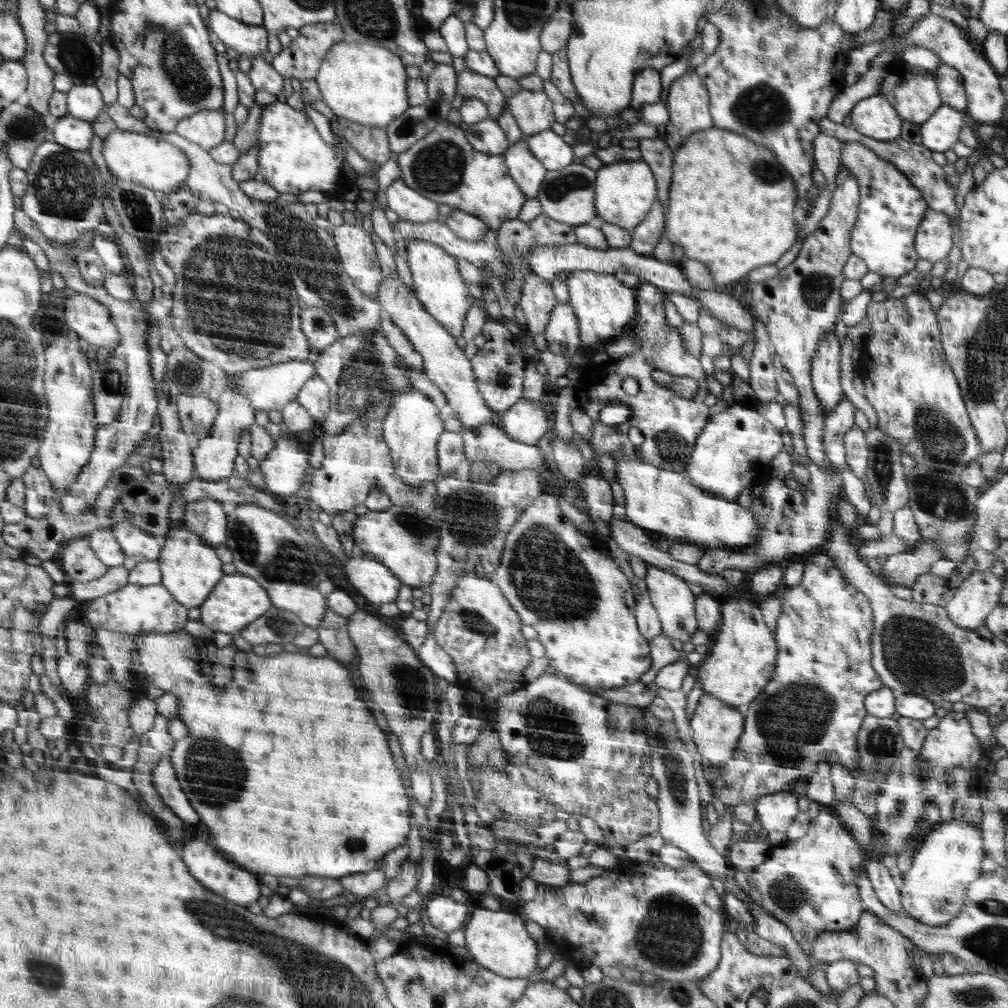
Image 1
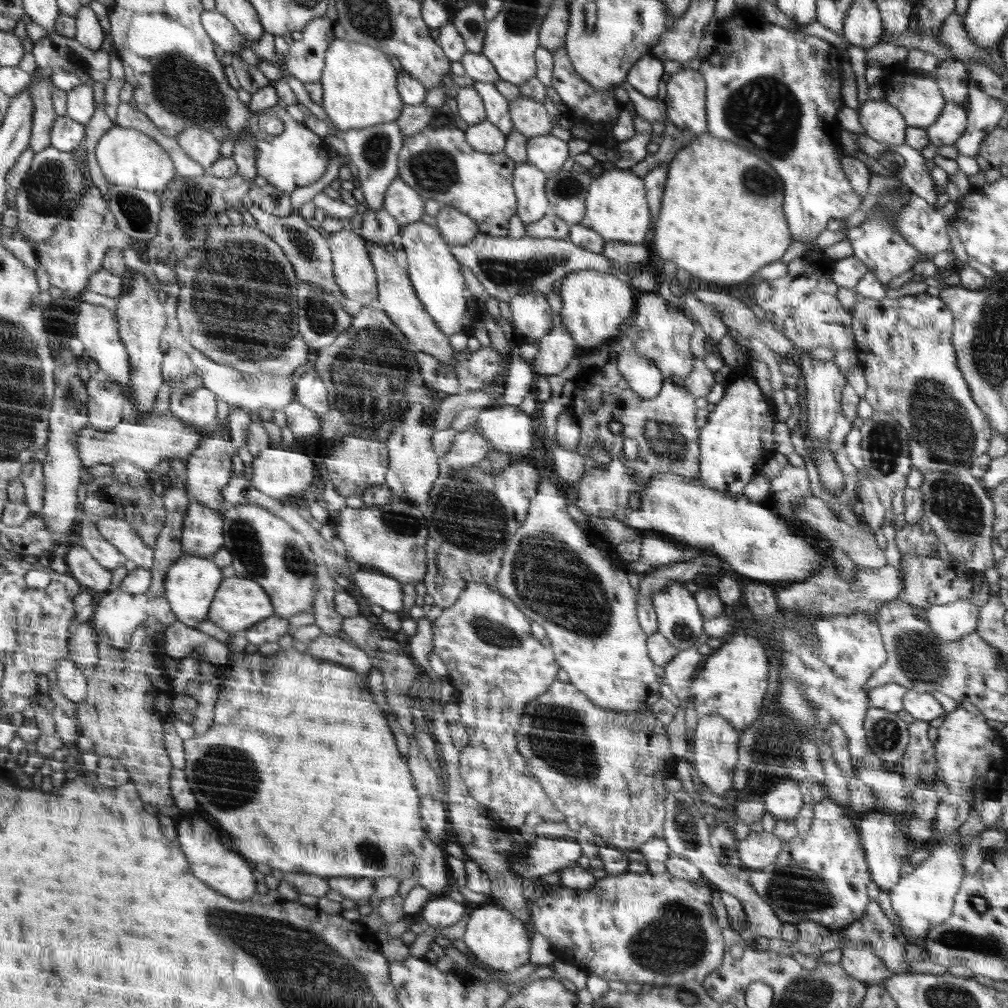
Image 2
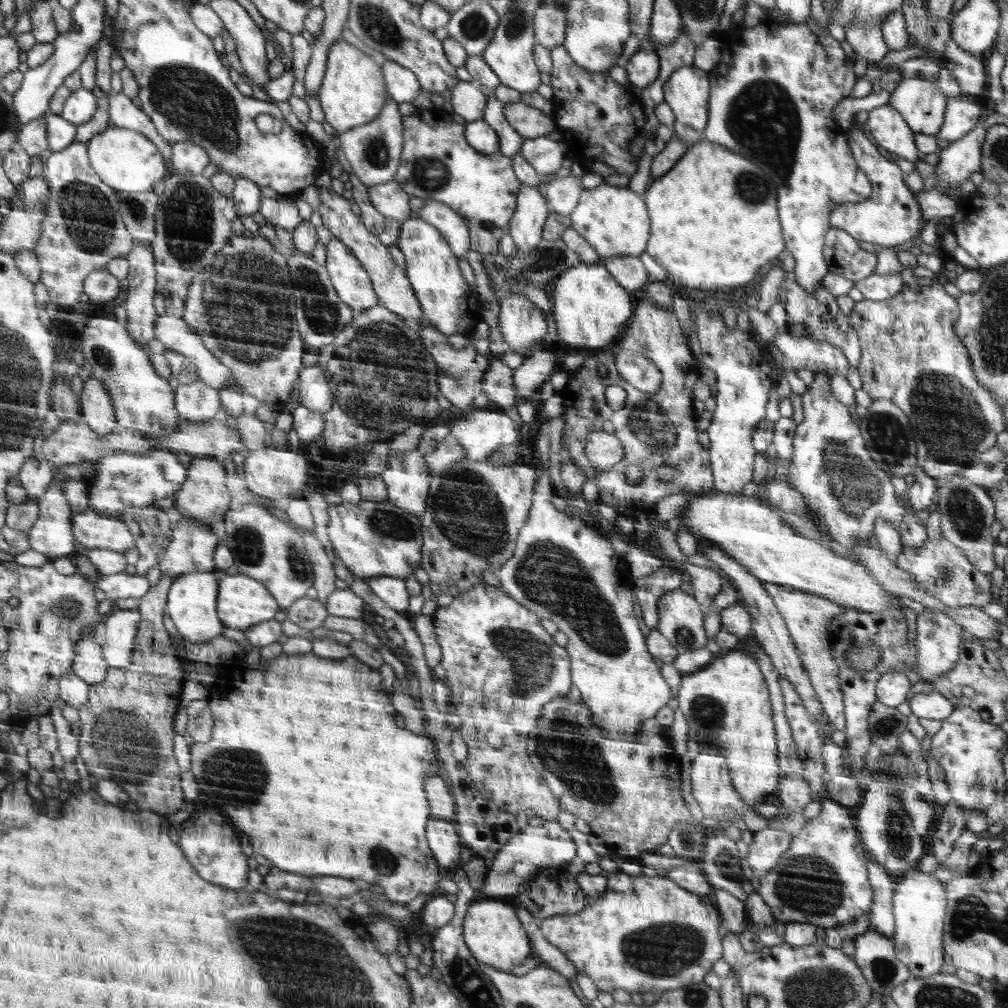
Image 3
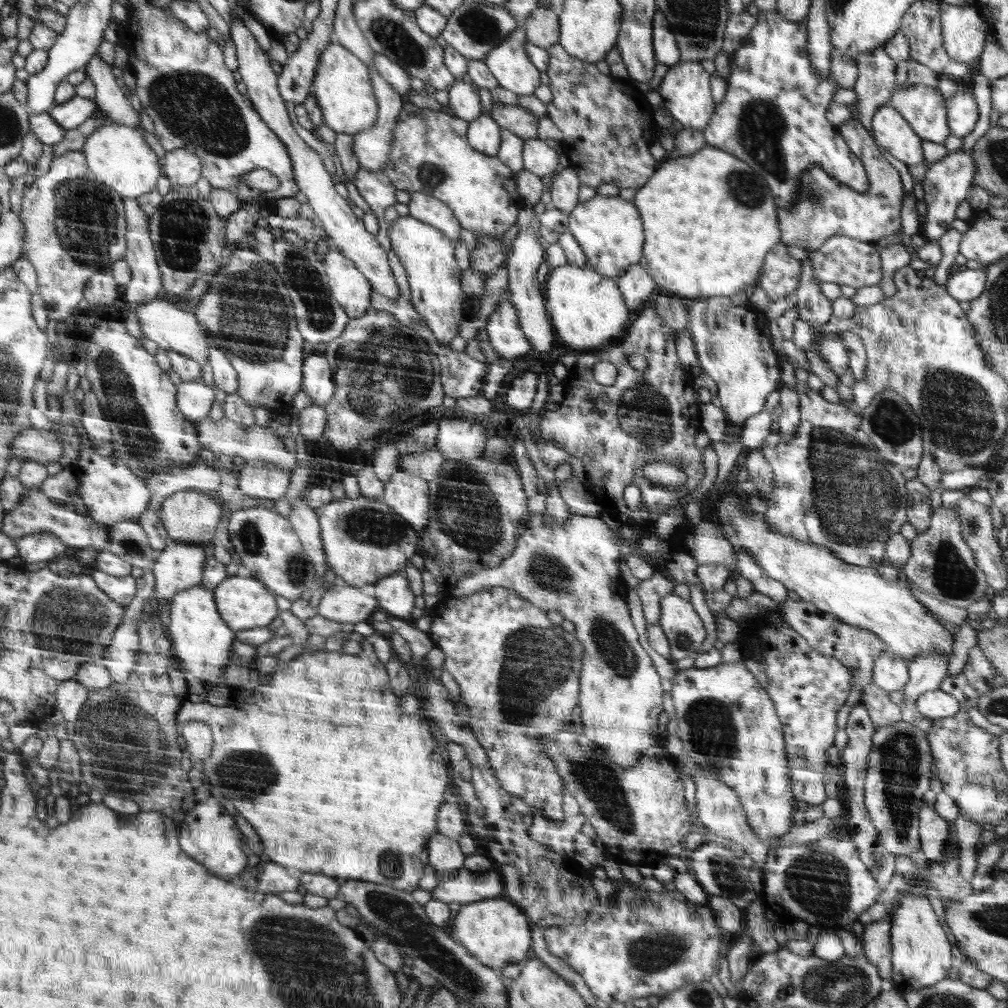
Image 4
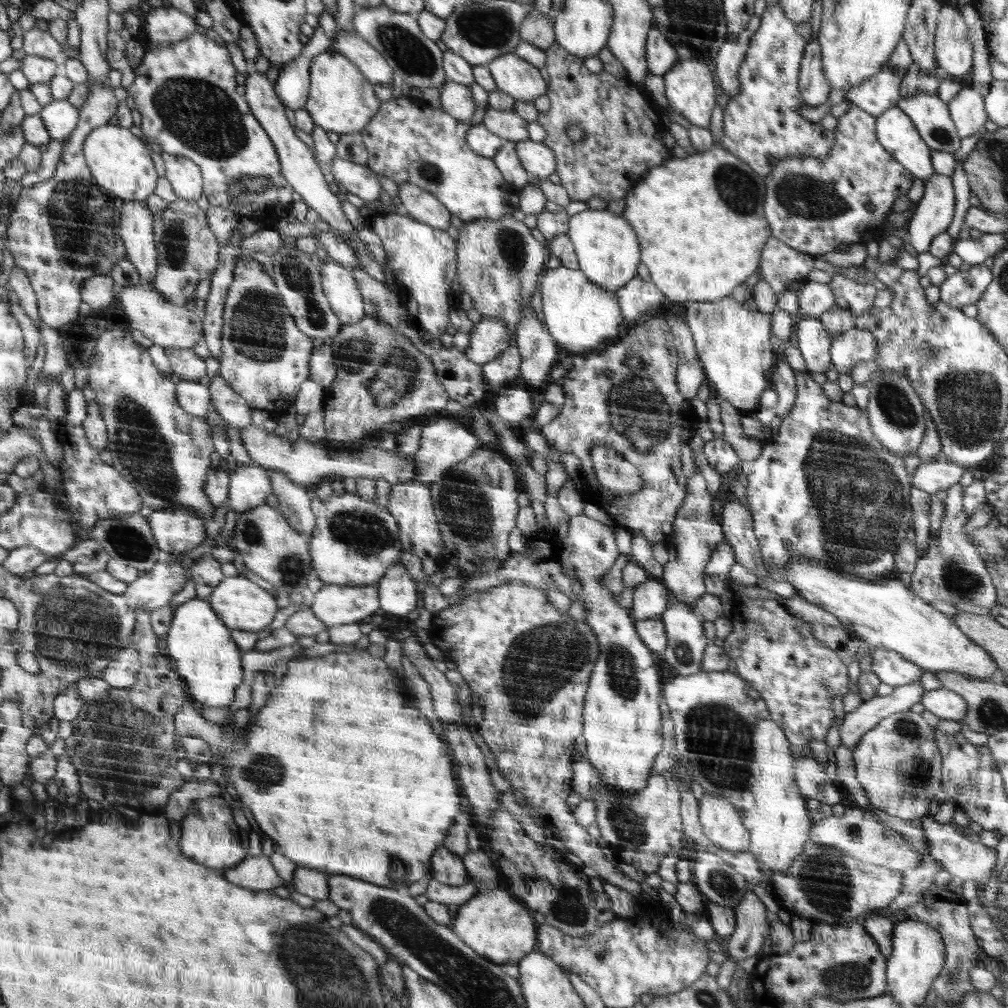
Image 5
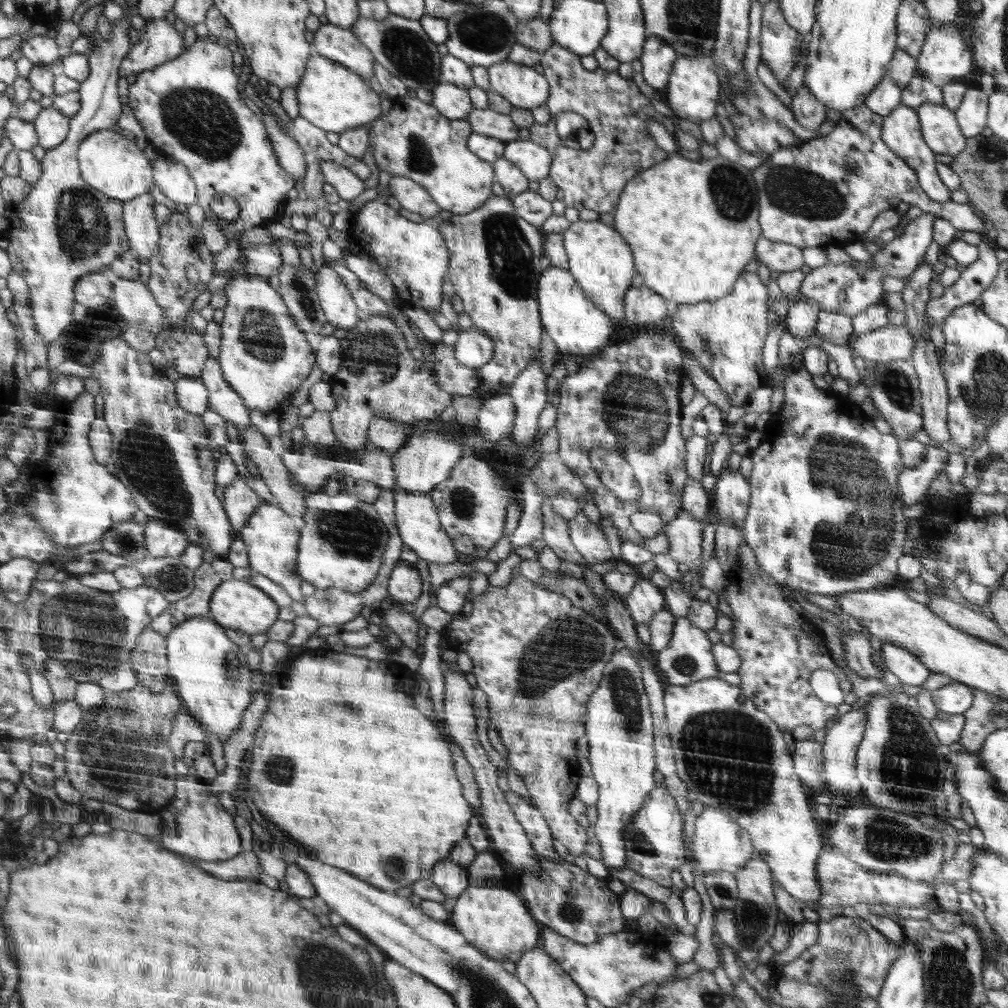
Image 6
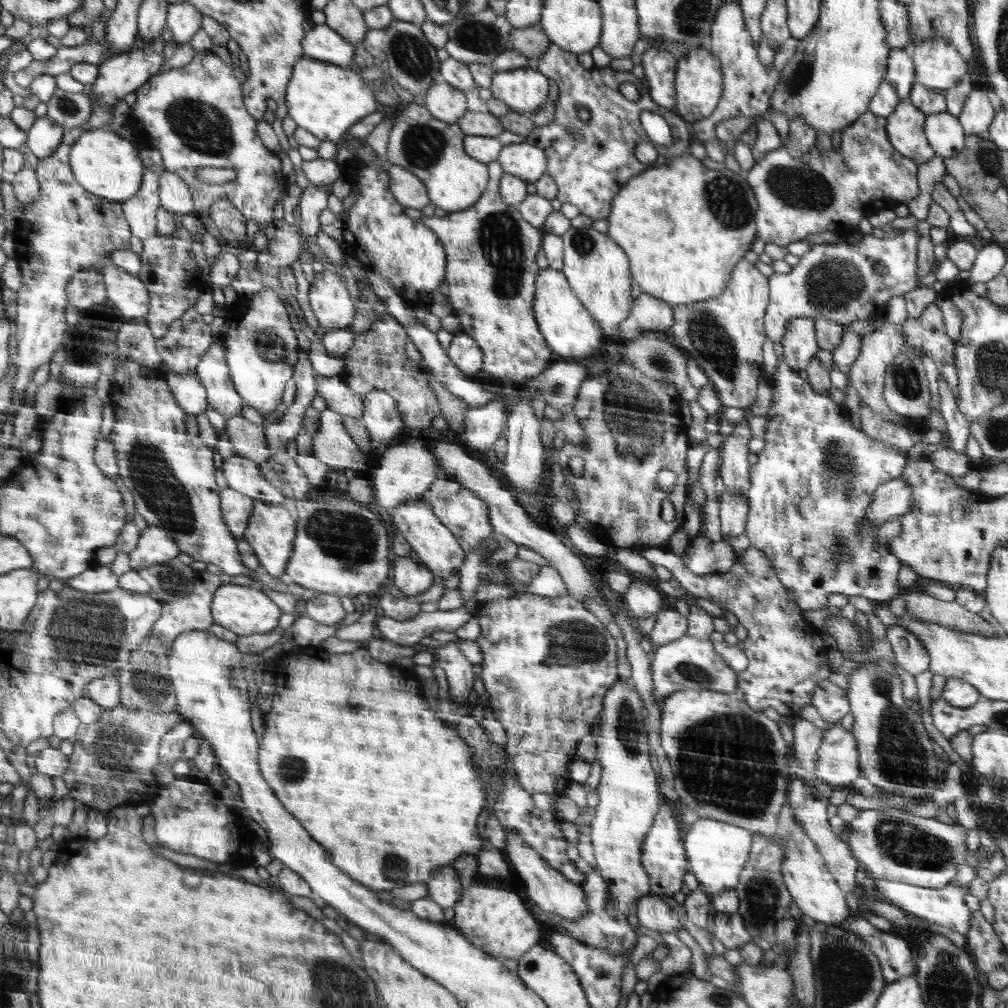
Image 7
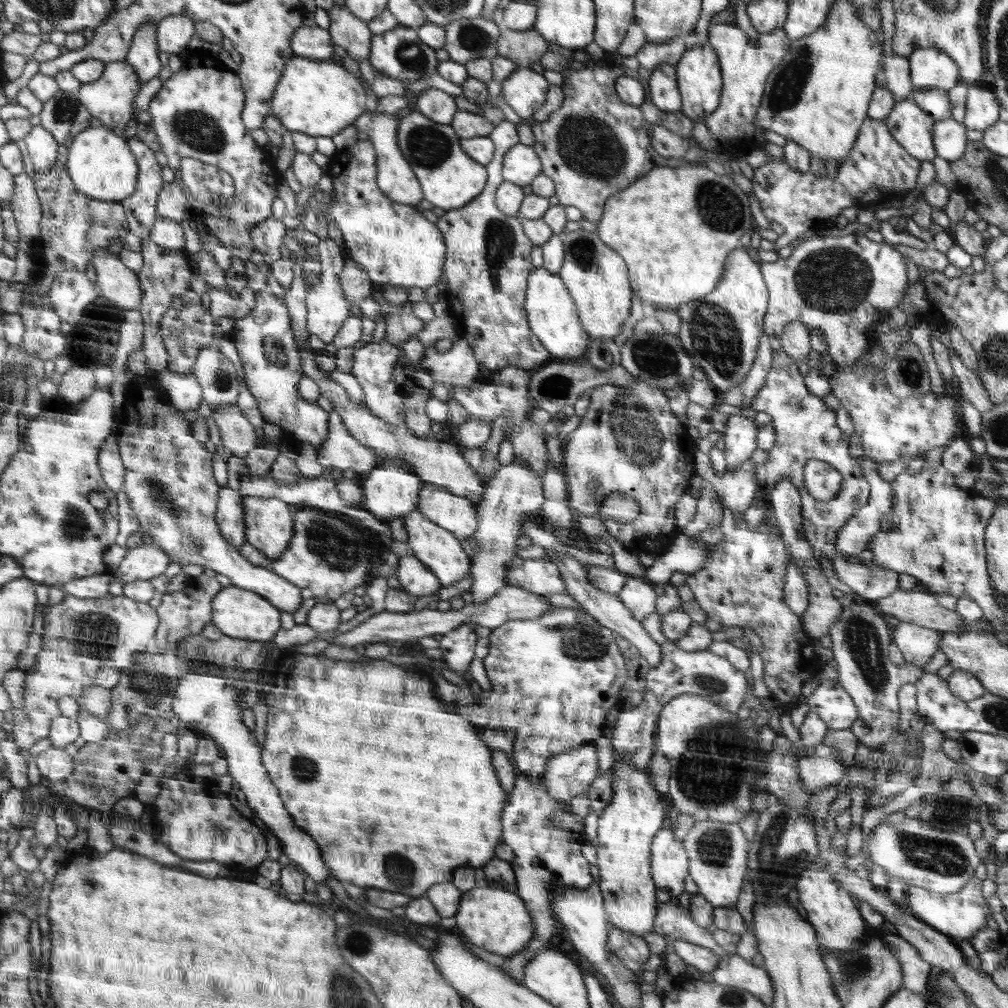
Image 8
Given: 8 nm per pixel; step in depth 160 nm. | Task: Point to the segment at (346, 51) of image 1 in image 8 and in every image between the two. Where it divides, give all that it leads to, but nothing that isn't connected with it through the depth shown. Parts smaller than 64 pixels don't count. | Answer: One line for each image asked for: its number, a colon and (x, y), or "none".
2: (360, 86)
3: (353, 90)
4: (341, 85)
5: (340, 99)
6: (331, 97)
7: (325, 99)
8: (317, 98)

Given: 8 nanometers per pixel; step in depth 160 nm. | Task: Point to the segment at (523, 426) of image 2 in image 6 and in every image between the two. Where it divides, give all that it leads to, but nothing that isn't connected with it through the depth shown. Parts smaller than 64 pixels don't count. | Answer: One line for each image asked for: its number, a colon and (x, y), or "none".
3: (485, 431)
4: (457, 439)
5: (444, 444)
6: (426, 460)

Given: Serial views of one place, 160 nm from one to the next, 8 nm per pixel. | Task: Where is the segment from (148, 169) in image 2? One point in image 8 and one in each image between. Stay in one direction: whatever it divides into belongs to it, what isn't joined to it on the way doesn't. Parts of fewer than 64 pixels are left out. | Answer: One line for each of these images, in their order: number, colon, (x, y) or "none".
3: (126, 160)
4: (118, 156)
5: (119, 162)
6: (112, 164)
7: (104, 164)
8: (100, 164)

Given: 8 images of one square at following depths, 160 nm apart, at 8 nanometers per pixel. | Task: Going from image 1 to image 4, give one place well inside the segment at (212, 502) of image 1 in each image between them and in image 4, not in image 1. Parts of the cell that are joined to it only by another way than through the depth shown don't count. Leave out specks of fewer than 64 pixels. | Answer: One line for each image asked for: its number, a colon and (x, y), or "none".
2: (202, 529)
3: (191, 547)
4: (179, 566)

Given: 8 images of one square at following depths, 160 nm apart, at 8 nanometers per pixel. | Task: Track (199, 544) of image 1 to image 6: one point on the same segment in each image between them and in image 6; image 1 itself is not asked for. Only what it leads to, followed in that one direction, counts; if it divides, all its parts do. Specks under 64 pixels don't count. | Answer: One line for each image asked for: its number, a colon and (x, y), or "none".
2: (191, 583)
3: (192, 605)
4: (202, 638)
5: (200, 643)
6: (210, 674)

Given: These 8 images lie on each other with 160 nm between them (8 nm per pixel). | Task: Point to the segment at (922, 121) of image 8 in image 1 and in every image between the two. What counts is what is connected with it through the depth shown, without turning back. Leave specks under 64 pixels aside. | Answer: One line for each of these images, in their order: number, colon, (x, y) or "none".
1: (874, 117)
2: (881, 121)
3: (887, 125)
4: (891, 131)
5: (895, 131)
6: (901, 131)
7: (904, 127)

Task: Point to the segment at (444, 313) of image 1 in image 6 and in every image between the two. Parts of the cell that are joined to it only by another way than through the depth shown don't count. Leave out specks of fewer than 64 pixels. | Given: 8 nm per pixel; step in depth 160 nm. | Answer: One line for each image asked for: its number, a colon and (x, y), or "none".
2: (435, 274)
3: (448, 303)
4: (427, 254)
5: (422, 258)
6: (411, 254)

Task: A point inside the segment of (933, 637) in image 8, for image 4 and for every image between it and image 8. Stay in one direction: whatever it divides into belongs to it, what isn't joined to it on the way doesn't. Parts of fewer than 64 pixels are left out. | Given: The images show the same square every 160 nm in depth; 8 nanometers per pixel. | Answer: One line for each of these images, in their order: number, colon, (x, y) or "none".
4: (890, 672)
5: (890, 667)
6: (908, 669)
7: (909, 653)

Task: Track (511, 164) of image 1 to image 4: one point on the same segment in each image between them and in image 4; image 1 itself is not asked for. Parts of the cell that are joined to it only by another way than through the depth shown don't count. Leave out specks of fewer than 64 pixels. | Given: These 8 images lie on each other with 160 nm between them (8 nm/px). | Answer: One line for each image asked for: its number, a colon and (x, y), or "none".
2: (529, 181)
3: (526, 226)
4: (528, 253)

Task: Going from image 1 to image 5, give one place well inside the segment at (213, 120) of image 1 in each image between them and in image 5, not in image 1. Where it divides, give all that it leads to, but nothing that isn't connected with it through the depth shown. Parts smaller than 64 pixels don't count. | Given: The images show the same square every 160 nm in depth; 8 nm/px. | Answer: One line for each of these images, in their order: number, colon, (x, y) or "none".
2: (200, 143)
3: (188, 157)
4: (183, 168)
5: (184, 175)

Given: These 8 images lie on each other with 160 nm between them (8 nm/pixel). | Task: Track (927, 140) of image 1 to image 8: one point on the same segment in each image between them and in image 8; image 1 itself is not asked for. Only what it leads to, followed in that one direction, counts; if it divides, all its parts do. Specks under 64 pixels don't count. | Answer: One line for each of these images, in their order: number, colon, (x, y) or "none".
2: (949, 126)
3: (960, 117)
4: (962, 112)
5: (967, 109)
6: (971, 115)
7: (977, 114)
8: (982, 107)

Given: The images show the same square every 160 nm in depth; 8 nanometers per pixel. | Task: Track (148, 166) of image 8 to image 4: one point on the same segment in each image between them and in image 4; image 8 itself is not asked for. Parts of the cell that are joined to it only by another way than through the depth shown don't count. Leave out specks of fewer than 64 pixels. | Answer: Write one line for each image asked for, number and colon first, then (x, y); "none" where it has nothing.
4: (146, 280)
5: (137, 219)
6: (143, 231)
7: (141, 211)

